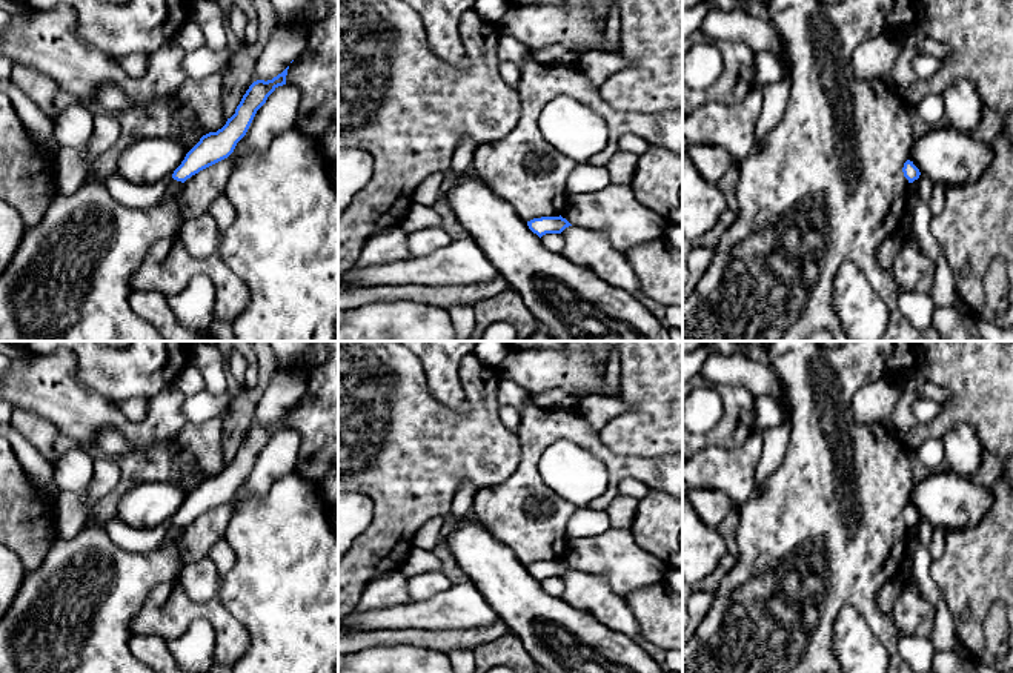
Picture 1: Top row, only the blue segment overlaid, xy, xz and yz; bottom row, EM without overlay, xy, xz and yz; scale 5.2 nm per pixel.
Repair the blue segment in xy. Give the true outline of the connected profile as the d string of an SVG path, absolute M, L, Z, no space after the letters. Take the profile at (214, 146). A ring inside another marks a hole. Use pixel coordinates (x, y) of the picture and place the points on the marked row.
M289 66L272 80L254 81L243 95L235 114L217 132L209 132L186 154L181 164L174 171L172 178L184 183L200 171L228 158L237 143L246 135L257 111L266 103L267 97L286 85Z

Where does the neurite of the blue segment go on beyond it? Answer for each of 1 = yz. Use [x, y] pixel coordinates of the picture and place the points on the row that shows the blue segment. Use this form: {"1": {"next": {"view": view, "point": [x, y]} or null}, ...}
{"1": {"next": null}}

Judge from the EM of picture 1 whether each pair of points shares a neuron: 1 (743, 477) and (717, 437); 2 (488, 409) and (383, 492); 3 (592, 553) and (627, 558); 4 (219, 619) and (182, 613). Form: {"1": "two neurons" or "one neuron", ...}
{"1": "two neurons", "2": "one neuron", "3": "one neuron", "4": "one neuron"}

